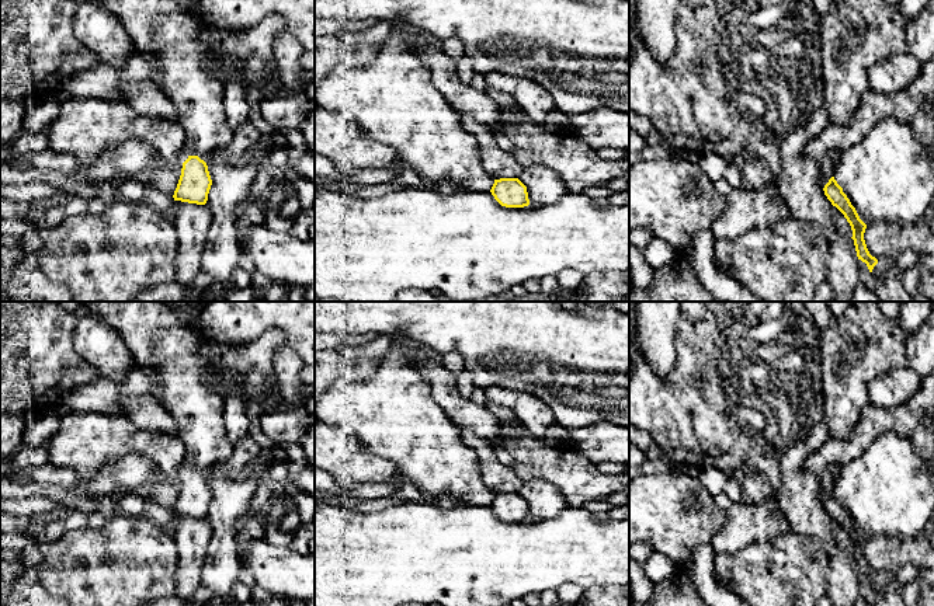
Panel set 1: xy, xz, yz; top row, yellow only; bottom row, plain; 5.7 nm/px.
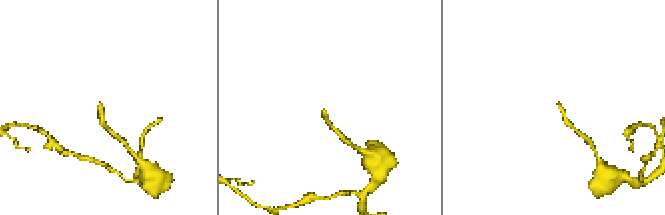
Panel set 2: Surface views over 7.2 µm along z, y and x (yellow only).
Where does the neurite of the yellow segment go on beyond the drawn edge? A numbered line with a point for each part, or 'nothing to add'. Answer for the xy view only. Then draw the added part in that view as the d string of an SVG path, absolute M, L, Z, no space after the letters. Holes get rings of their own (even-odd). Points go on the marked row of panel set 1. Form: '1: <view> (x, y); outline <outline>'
1: xy (159, 27); outline M94 0L111 10L131 36L135 49L156 53L160 70L154 74L159 90L171 101L180 126L185 132L184 154L202 160L230 144L233 129L226 121L225 84L206 69L209 43L202 31L209 29L199 11L184 13L176 0Z

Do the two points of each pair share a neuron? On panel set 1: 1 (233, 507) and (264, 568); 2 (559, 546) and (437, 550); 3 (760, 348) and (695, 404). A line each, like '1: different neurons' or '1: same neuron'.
1: different neurons
2: same neuron
3: same neuron

